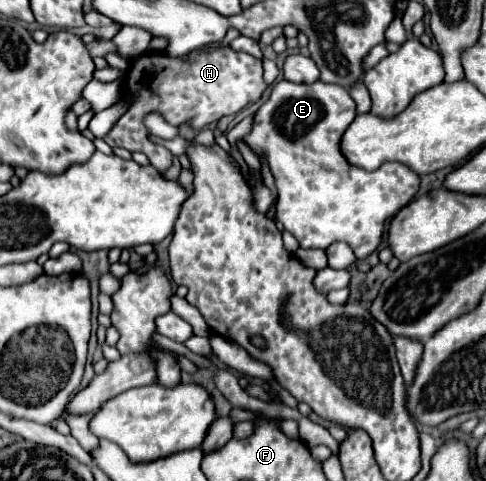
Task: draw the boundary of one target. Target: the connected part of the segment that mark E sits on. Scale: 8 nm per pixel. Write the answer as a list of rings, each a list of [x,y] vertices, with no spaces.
[[[282,79],[274,83],[270,97],[256,111],[254,127],[244,141],[258,153],[258,157],[266,153],[278,189],[276,221],[280,221],[284,229],[298,239],[300,247],[328,249],[332,243],[344,241],[352,247],[356,257],[364,259],[380,245],[386,221],[394,217],[406,203],[410,203],[412,195],[418,191],[420,179],[400,163],[384,163],[376,171],[364,171],[348,165],[338,149],[338,141],[354,117],[356,103],[340,85],[326,85],[324,81],[292,83]]]

